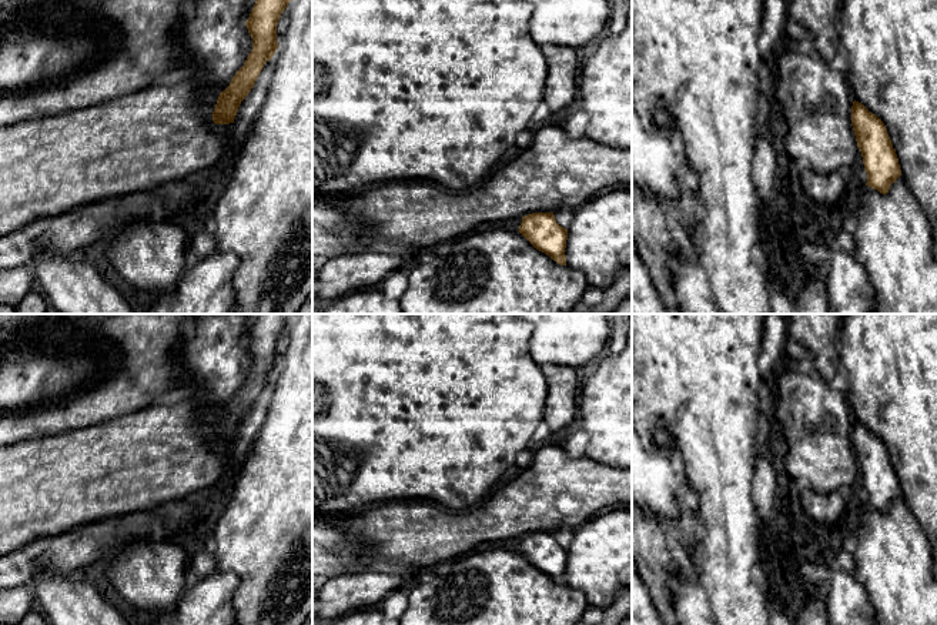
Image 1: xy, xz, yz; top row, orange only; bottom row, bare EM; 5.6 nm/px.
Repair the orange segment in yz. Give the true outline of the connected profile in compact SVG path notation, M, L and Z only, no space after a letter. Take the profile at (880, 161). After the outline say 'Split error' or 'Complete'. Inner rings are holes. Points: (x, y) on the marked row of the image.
M854 100L851 126L867 173L866 186L887 194L901 170L884 123Z. Complete

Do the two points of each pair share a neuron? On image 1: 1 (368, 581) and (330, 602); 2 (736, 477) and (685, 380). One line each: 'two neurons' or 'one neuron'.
1: one neuron
2: one neuron

